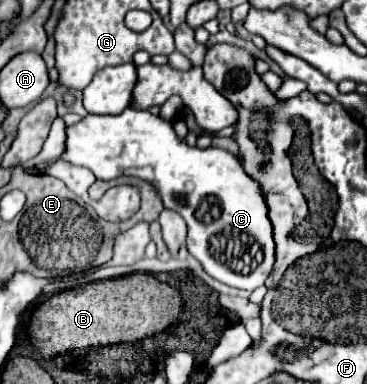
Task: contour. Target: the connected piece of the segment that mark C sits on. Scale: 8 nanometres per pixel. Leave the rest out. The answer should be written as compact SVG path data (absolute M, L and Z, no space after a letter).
M126 109L120 115L86 115L80 123L66 129L66 153L62 155L64 161L74 165L88 167L98 179L112 181L118 177L138 177L150 183L166 209L180 213L188 225L186 247L190 255L194 255L204 271L222 281L224 285L254 291L262 287L266 277L274 265L274 239L272 239L272 225L268 219L268 207L260 193L260 187L254 179L250 179L240 161L226 149L220 147L190 147L184 139L180 139L170 121L164 121L150 111Z

